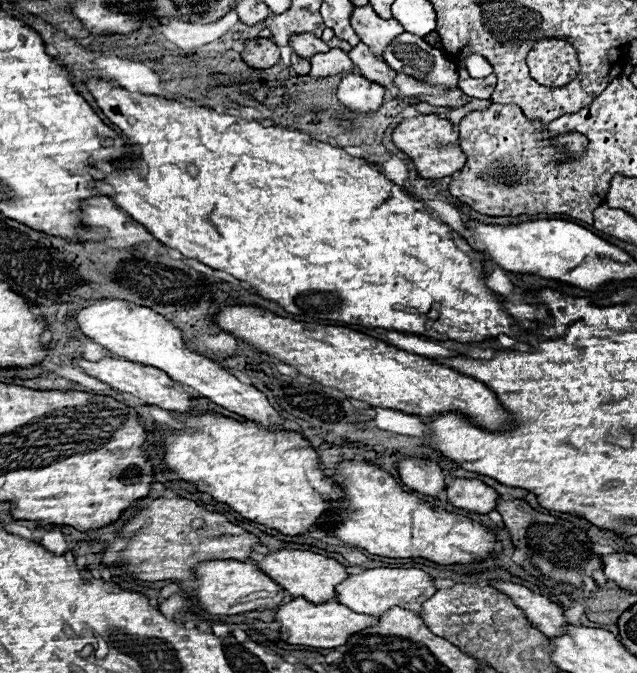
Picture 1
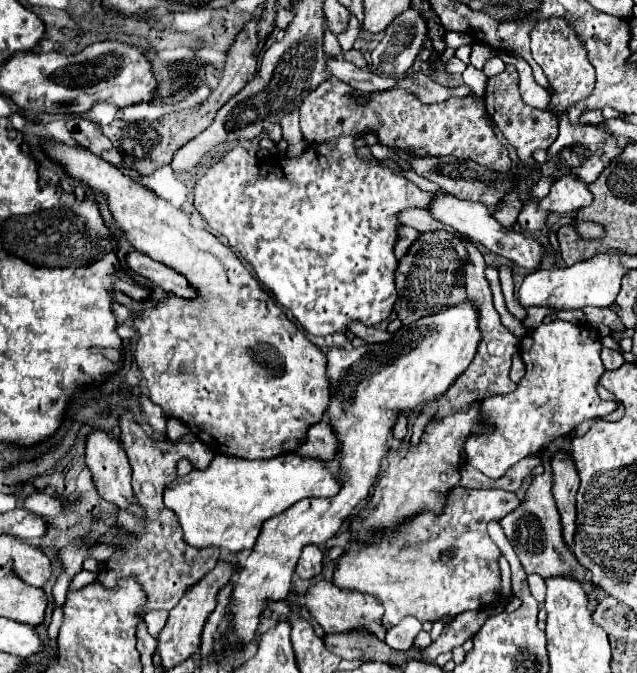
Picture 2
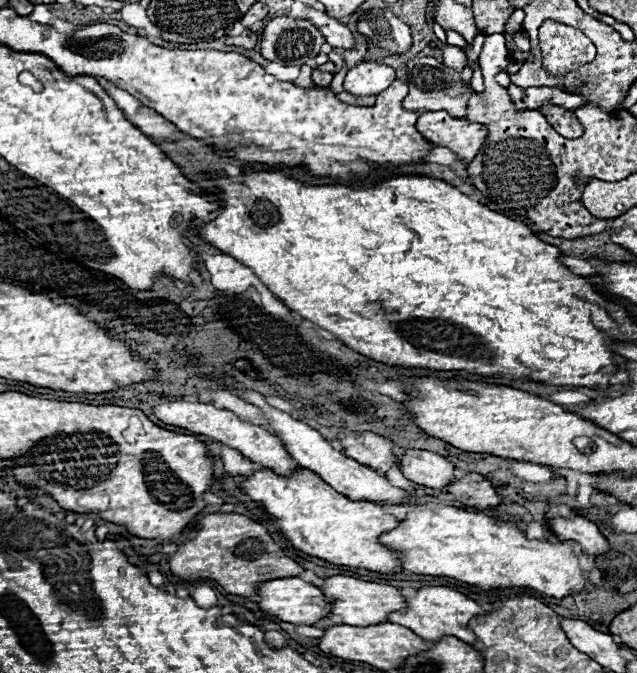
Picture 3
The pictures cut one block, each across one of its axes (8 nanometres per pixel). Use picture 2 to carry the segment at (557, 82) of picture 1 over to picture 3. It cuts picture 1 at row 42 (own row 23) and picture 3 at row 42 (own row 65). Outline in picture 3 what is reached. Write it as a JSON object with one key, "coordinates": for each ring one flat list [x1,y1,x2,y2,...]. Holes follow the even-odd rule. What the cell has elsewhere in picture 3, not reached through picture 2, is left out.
{"coordinates":[[546,20,538,30,544,70,550,76,576,72,596,56,594,44,578,30,560,22]]}

